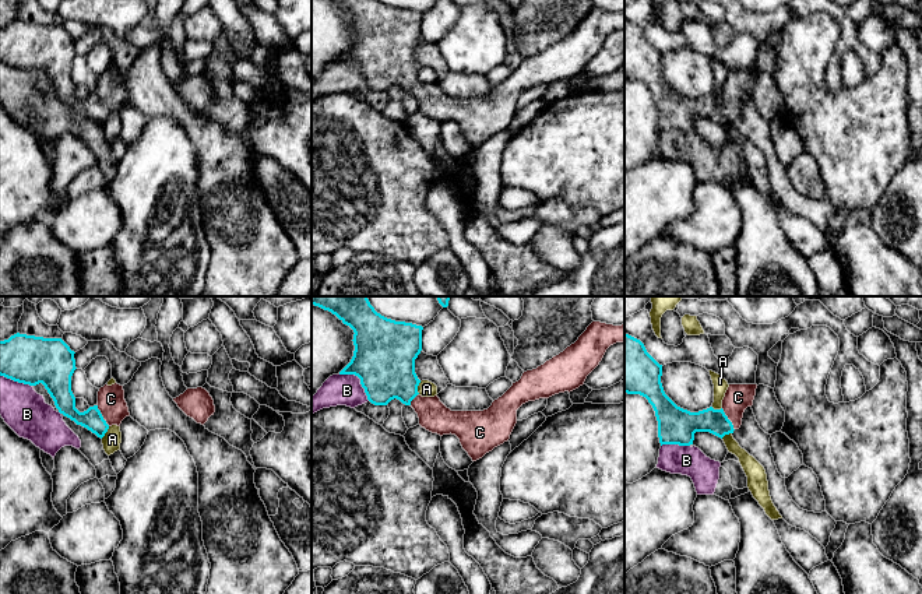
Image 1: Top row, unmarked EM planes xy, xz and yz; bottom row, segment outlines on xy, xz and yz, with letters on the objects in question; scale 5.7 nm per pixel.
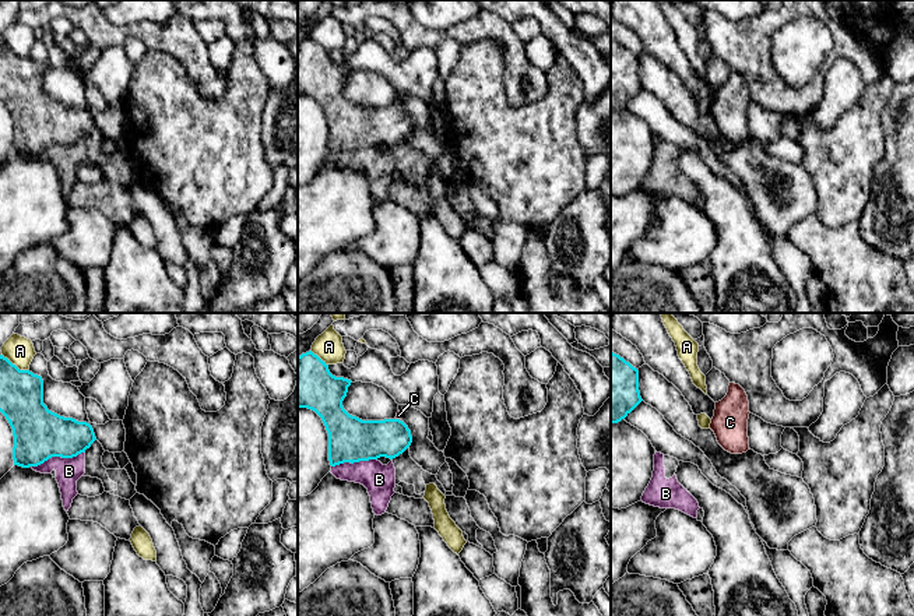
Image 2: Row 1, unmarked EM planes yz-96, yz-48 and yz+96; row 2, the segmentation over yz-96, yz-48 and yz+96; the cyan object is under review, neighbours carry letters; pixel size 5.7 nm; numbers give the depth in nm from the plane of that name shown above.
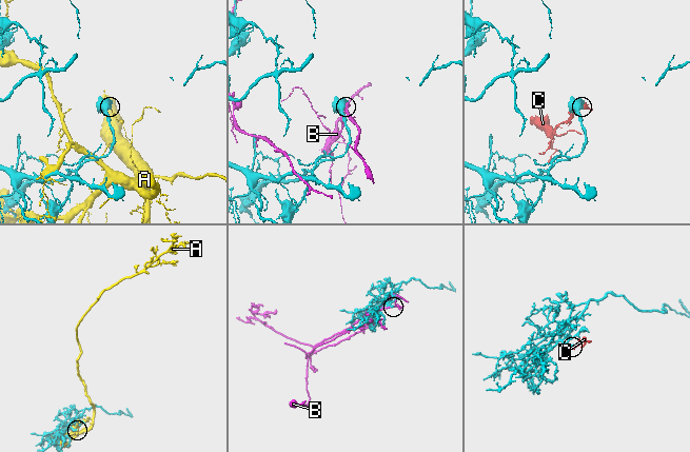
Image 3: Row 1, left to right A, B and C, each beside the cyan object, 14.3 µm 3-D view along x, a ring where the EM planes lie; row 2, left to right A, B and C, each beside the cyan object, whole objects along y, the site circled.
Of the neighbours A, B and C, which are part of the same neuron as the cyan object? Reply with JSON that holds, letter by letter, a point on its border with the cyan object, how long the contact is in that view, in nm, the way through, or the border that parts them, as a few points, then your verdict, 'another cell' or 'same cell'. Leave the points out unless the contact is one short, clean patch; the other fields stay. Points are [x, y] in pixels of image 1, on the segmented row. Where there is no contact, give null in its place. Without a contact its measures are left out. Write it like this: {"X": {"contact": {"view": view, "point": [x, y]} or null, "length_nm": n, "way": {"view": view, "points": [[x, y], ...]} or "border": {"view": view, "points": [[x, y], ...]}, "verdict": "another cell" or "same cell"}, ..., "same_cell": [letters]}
{"A": {"contact": {"view": "xy", "point": [106, 431]}, "length_nm": 90, "verdict": "another cell"}, "B": {"contact": {"view": "xz", "point": [359, 378]}, "length_nm": 240, "verdict": "another cell"}, "C": {"contact": {"view": "yz", "point": [728, 419]}, "length_nm": 150, "way": {"view": "yz", "points": [[685, 424], [728, 419], [738, 397]]}, "verdict": "same cell"}, "same_cell": ["C"]}

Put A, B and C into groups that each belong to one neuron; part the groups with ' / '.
A / B / C

